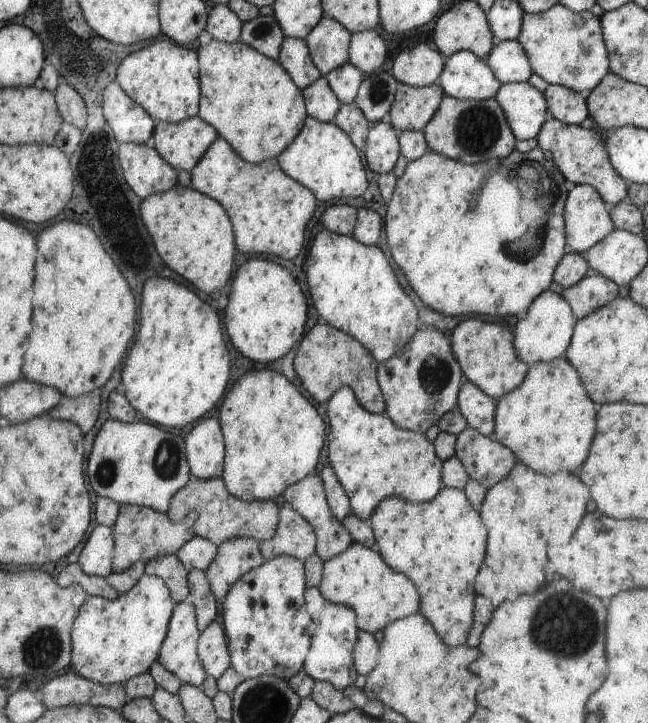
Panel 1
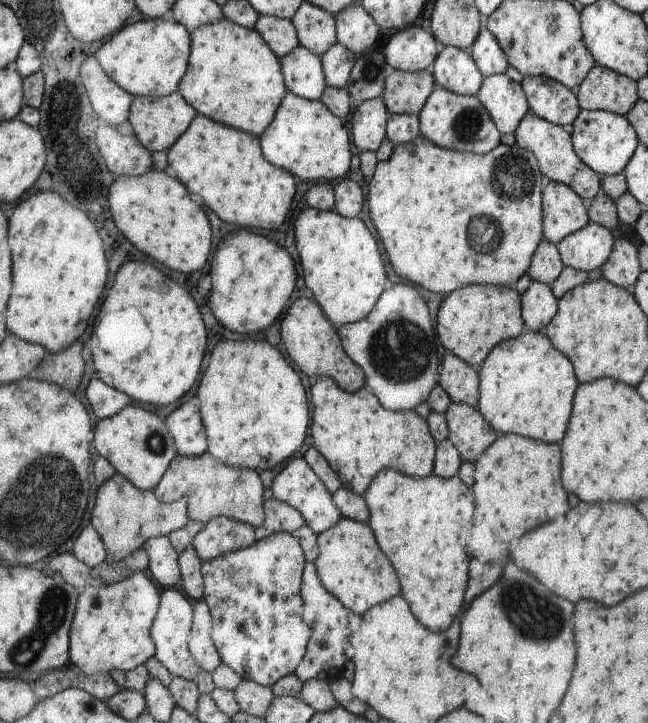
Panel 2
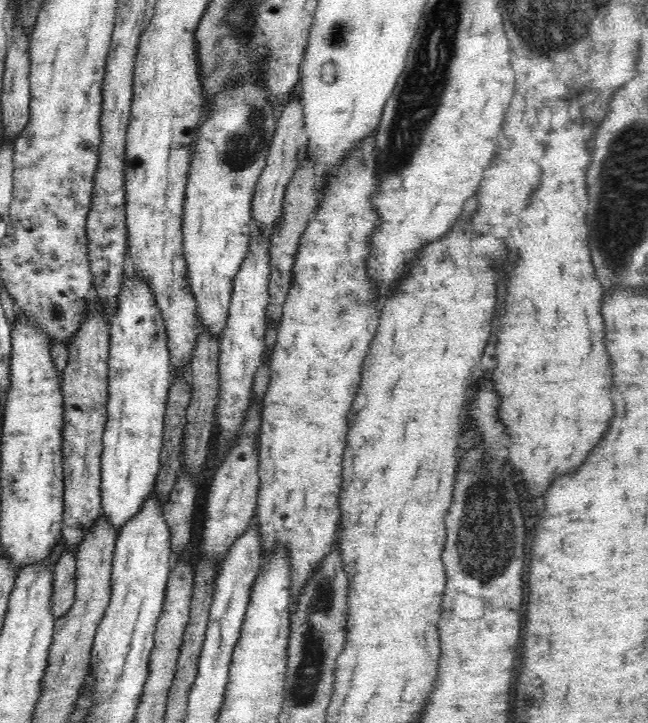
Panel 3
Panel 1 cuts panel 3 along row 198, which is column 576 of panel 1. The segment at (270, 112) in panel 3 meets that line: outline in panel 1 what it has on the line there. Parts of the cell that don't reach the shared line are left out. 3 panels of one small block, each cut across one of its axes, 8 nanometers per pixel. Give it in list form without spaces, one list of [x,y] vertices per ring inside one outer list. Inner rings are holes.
[[[575,185],[567,198],[567,241],[570,250],[585,253],[614,232],[606,204],[590,185]]]

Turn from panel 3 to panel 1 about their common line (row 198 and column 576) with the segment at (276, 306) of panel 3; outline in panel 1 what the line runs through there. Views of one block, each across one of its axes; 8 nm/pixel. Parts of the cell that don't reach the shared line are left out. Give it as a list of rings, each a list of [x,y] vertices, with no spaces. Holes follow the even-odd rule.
[[[588,269],[586,276],[562,291],[577,317],[587,317],[618,297],[618,285],[595,270]]]

